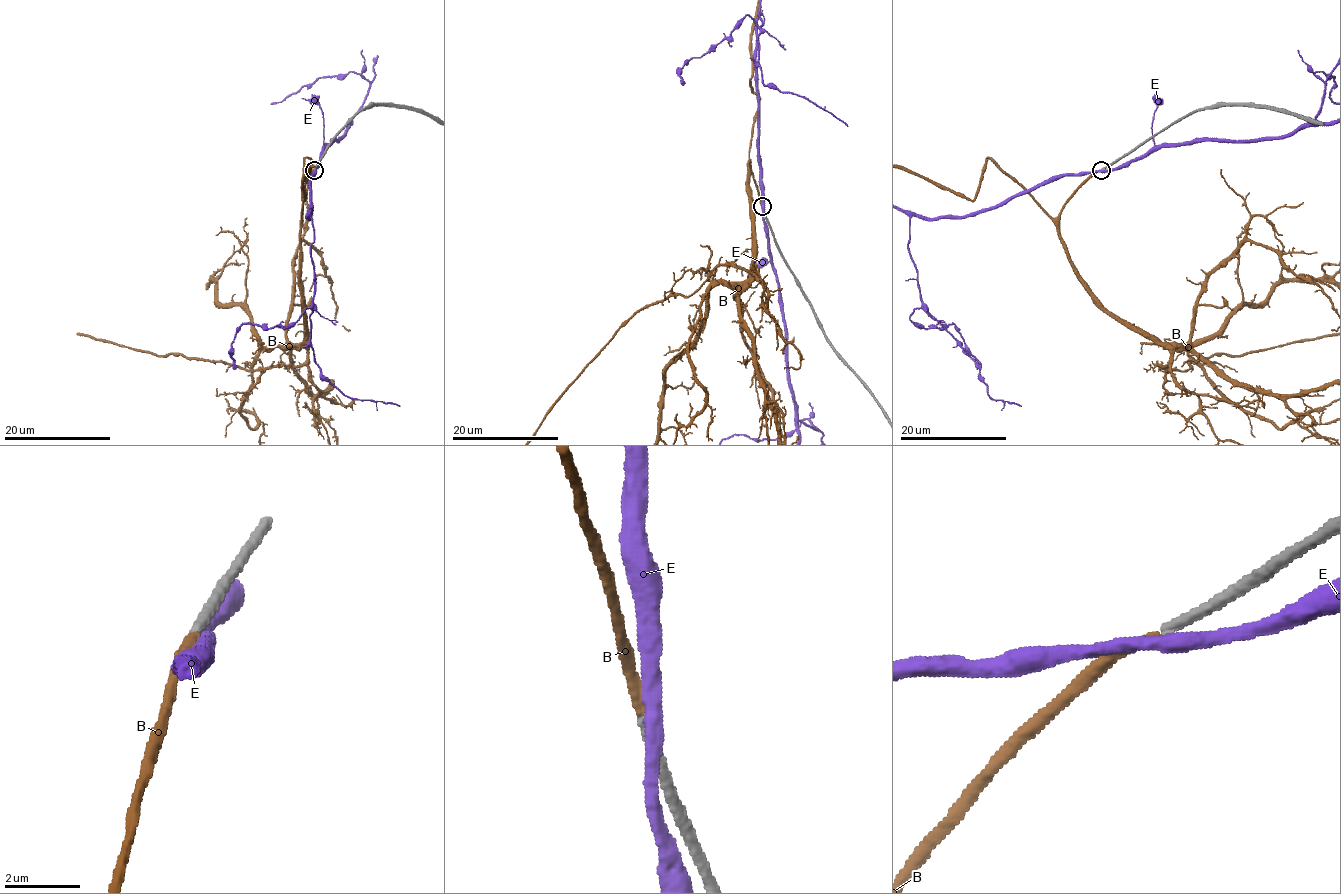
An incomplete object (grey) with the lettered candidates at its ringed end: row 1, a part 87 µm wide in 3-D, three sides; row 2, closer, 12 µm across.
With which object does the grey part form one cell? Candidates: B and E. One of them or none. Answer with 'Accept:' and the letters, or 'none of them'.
Accept: B

